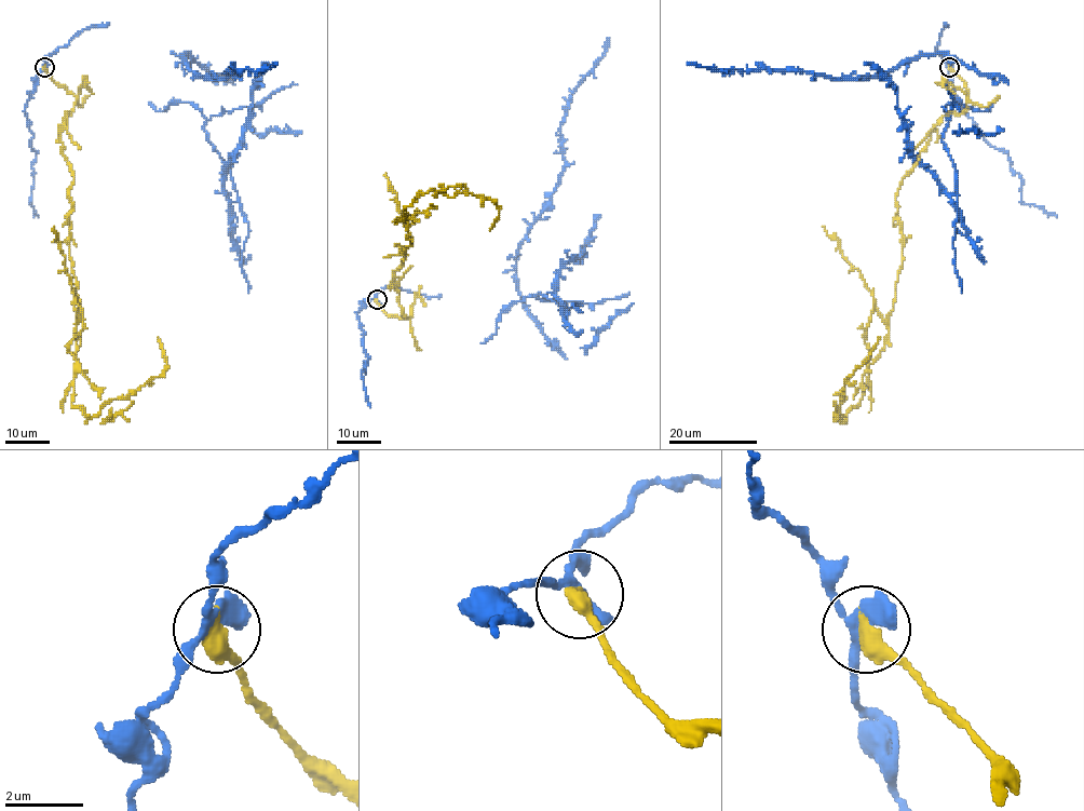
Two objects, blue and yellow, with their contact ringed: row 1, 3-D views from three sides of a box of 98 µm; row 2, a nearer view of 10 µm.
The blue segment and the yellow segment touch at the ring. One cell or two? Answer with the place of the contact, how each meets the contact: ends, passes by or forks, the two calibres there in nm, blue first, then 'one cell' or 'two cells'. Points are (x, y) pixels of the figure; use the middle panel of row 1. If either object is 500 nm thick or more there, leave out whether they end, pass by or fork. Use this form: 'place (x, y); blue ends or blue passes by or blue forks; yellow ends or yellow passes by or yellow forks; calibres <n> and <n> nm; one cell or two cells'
place (377, 299); blue passes by; yellow ends; calibres 340 and 480 nm; two cells

